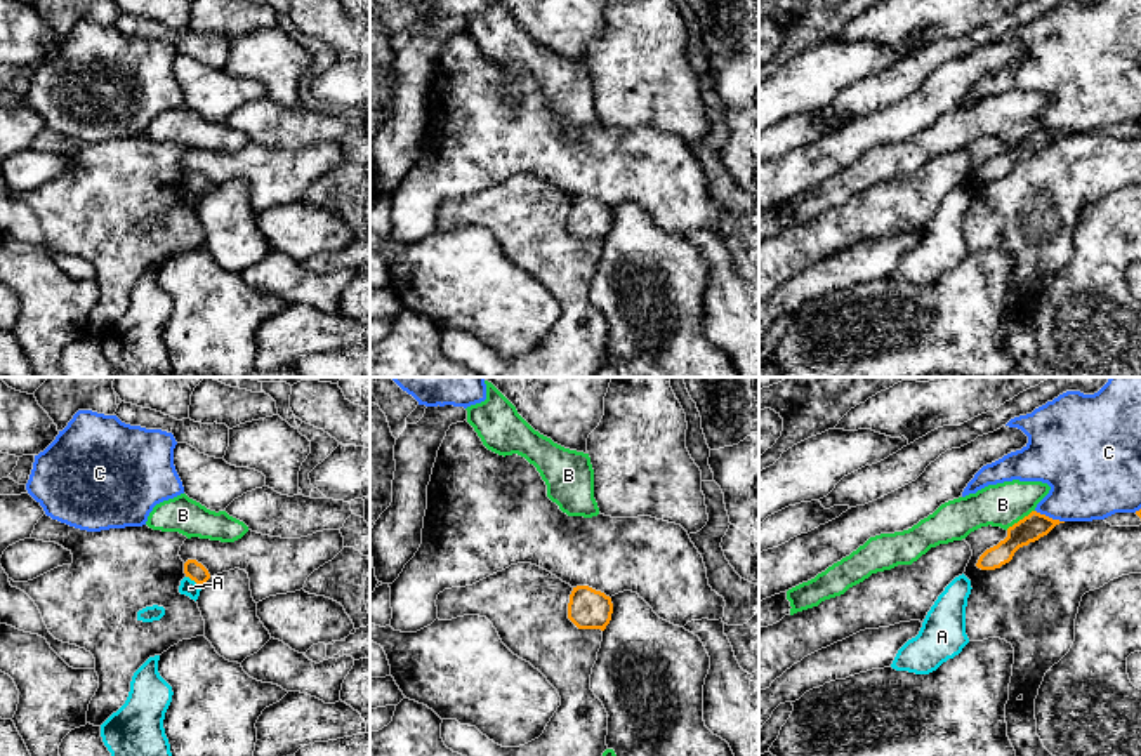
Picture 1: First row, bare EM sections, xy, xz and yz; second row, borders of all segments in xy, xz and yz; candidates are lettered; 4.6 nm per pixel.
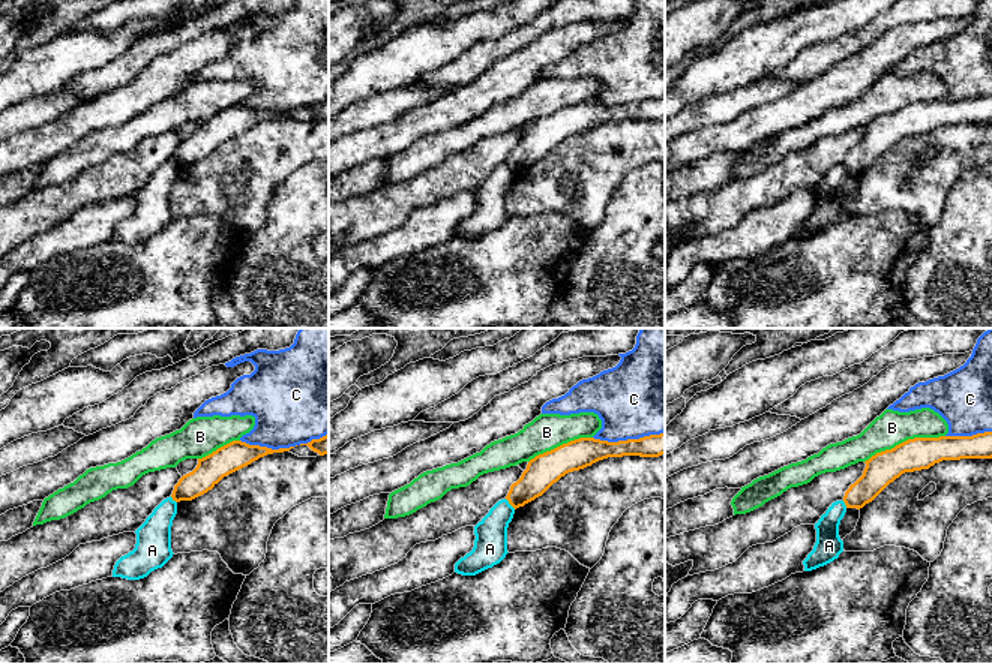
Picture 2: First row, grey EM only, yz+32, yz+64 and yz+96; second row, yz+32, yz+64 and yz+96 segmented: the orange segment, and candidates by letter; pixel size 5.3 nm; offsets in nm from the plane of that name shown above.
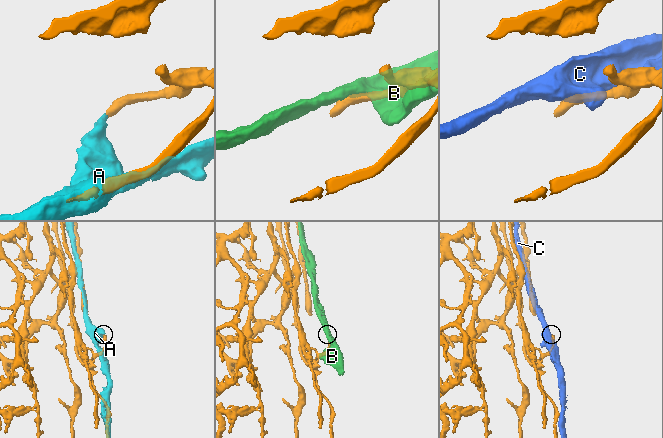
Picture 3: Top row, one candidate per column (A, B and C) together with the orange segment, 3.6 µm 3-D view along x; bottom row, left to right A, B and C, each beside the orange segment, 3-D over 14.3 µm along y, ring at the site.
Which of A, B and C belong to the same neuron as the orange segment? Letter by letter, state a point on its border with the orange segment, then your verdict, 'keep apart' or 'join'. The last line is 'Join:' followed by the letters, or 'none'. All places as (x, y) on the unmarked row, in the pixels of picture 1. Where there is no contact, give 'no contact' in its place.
A: xy (193, 190) | keep apart
B: yz (1020, 131) | keep apart
C: yz (1048, 127) | keep apart
Join: none

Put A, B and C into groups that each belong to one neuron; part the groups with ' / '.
A / B / C

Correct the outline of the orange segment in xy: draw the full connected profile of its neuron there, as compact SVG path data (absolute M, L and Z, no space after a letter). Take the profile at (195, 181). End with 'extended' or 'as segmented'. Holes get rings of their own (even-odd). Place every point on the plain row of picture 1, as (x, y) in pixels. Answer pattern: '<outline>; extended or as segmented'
M188 170L184 174L184 184L200 196L203 196L210 189L208 181L196 170Z; as segmented

